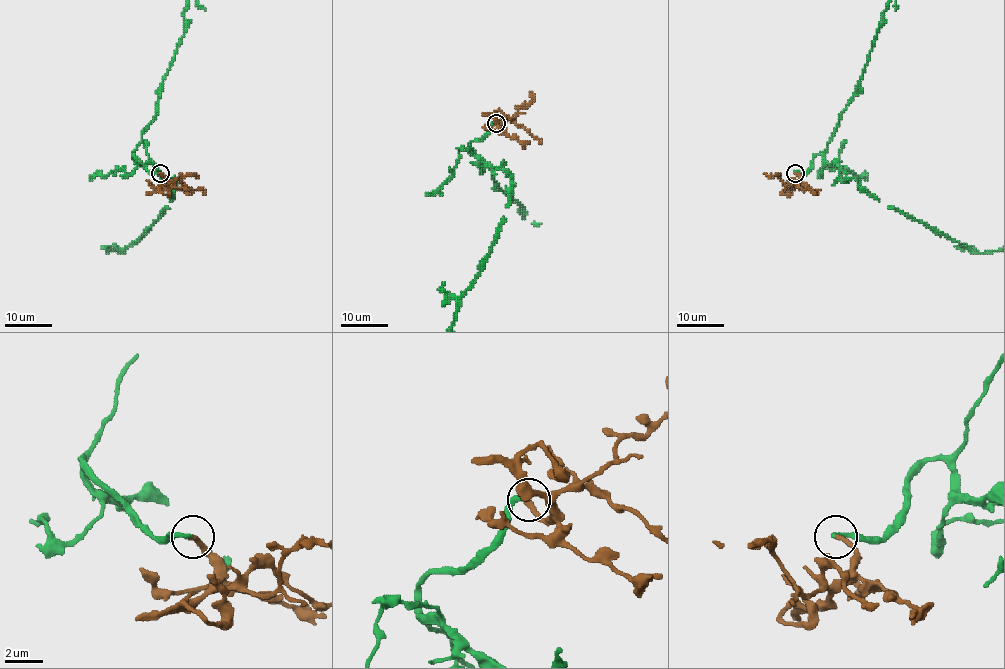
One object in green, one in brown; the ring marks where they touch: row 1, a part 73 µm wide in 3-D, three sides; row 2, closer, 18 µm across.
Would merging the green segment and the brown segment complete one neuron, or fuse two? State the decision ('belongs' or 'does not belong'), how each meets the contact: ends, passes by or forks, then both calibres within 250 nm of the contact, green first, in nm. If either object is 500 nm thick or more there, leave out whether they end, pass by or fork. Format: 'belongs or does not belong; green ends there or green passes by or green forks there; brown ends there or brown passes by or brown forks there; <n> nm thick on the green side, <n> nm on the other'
belongs; green ends there; brown ends there; 240 nm thick on the green side, 280 nm on the other

